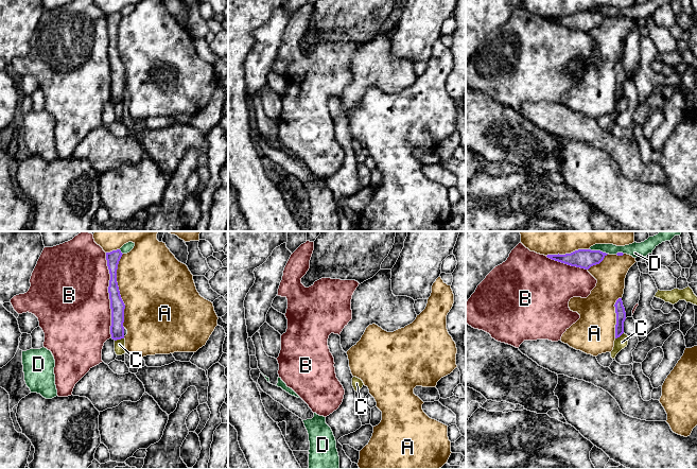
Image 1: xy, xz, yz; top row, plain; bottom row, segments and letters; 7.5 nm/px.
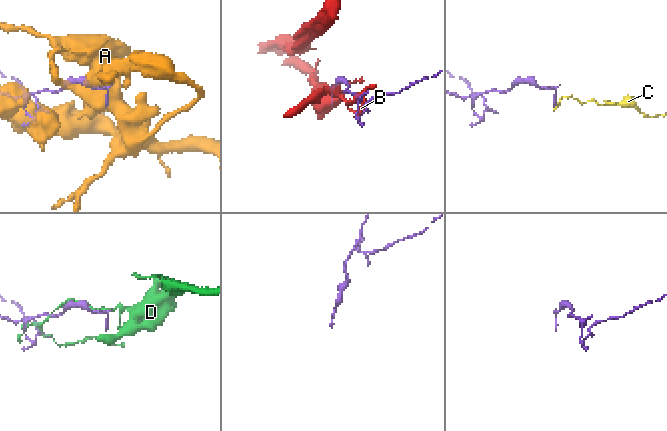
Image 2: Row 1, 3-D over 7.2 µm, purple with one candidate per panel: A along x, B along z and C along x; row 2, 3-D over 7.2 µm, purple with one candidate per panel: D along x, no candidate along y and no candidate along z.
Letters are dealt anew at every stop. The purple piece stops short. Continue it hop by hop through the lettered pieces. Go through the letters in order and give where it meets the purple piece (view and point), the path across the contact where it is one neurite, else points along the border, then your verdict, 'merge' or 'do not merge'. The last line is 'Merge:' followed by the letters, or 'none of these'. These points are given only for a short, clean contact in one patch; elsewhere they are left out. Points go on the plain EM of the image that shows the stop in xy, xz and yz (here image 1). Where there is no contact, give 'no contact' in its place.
A: contact xy (119, 53); do not merge
B: contact xy (109, 57); do not merge
C: contact xy (119, 101); border xy (123, 100), (115, 103); do not merge
D: contact yz (598, 13); do not merge
Merge: none of these

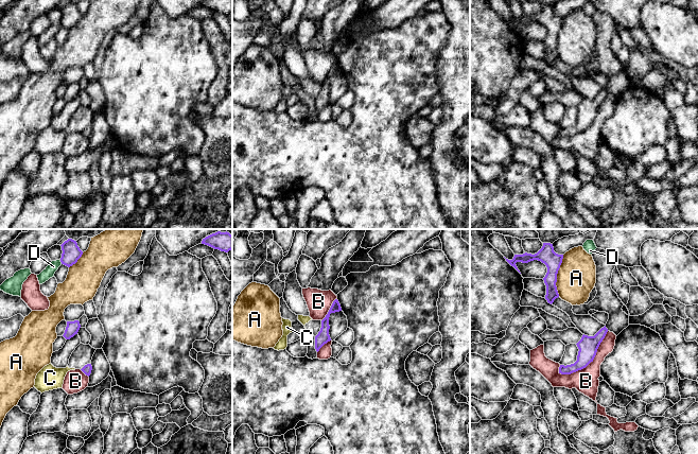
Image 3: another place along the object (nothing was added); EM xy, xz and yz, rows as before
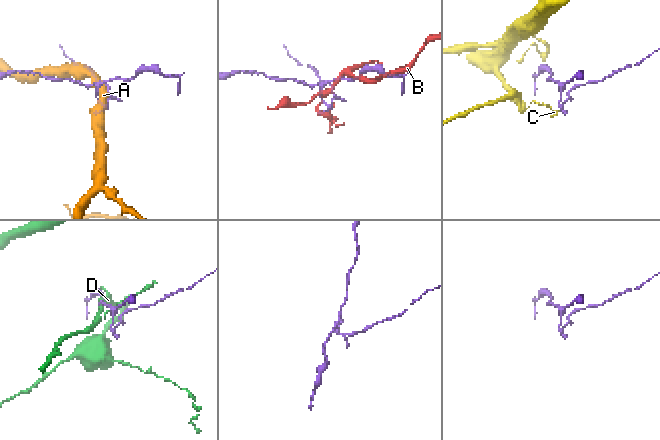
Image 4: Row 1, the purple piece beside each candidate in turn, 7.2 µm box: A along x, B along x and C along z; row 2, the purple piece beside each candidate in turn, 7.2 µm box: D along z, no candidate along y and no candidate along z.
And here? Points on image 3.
A: contact yz (556, 38); do not merge
B: contact yz (589, 125); do not merge
C: contact xy (82, 131); border xy (83, 129), (81, 132); do not merge
D: contact xy (60, 23); do not merge
Merge: none of these

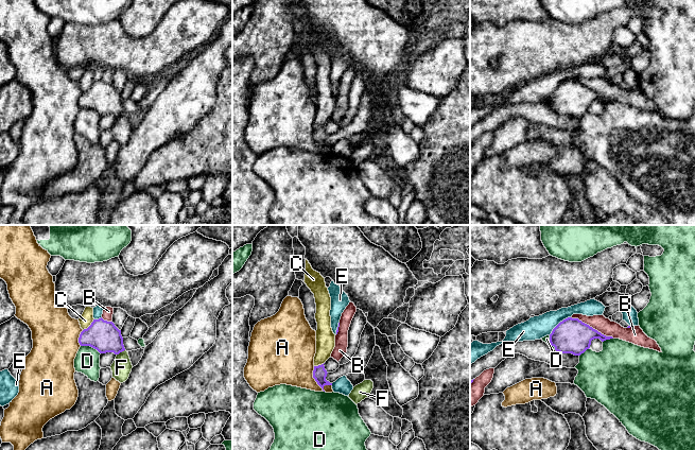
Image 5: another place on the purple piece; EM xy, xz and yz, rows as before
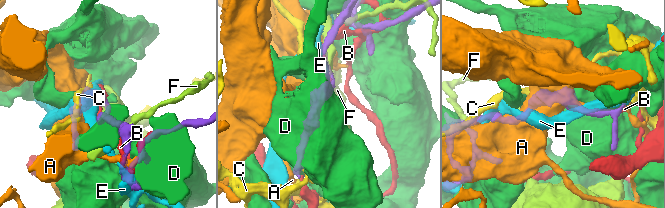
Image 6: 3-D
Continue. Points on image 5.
A: contact xz (314, 140); do not merge
B: contact yz (591, 89); do not merge
C: contact xy (90, 87); merge
D: contact xy (90, 108); do not merge
E: contact yz (558, 86); do not merge
F: contact xy (120, 114); do not merge
Merge: C

